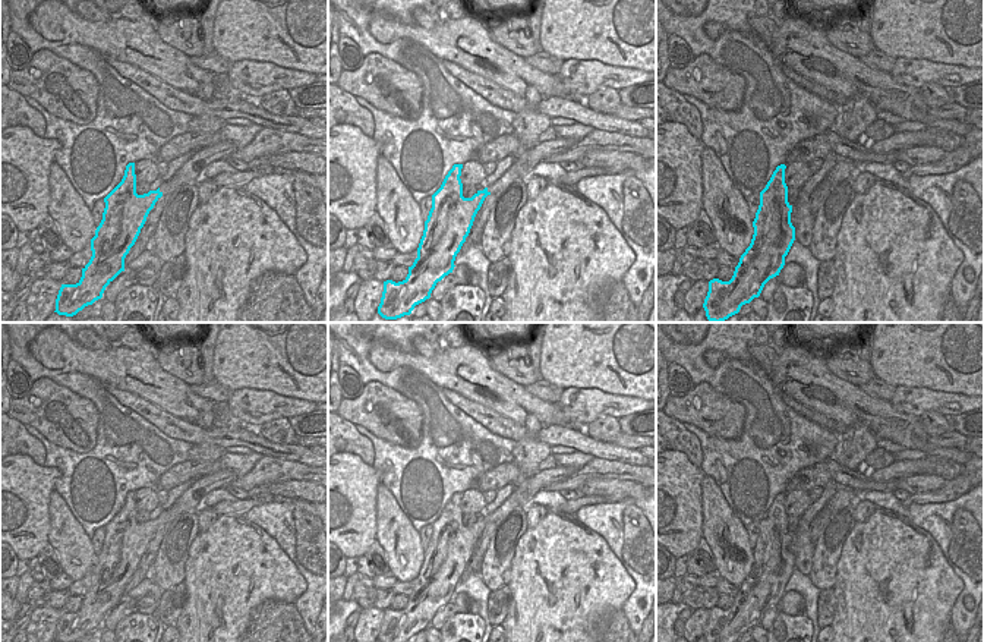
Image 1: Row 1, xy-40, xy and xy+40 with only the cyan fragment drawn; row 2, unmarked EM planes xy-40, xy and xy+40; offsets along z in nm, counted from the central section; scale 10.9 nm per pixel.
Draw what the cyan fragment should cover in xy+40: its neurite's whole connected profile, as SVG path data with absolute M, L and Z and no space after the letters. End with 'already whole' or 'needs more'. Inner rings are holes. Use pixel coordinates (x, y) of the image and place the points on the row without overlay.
M785 492L778 494L760 520L760 534L753 550L754 563L732 607L709 610L703 632L706 642L738 642L741 635L758 626L764 613L783 597L785 585L795 569L785 497Z | already whole

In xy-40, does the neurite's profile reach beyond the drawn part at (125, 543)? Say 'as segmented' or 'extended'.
as segmented

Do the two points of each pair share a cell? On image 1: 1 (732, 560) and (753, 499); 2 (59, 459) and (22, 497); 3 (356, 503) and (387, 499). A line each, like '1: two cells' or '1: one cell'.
1: two cells
2: two cells
3: two cells

